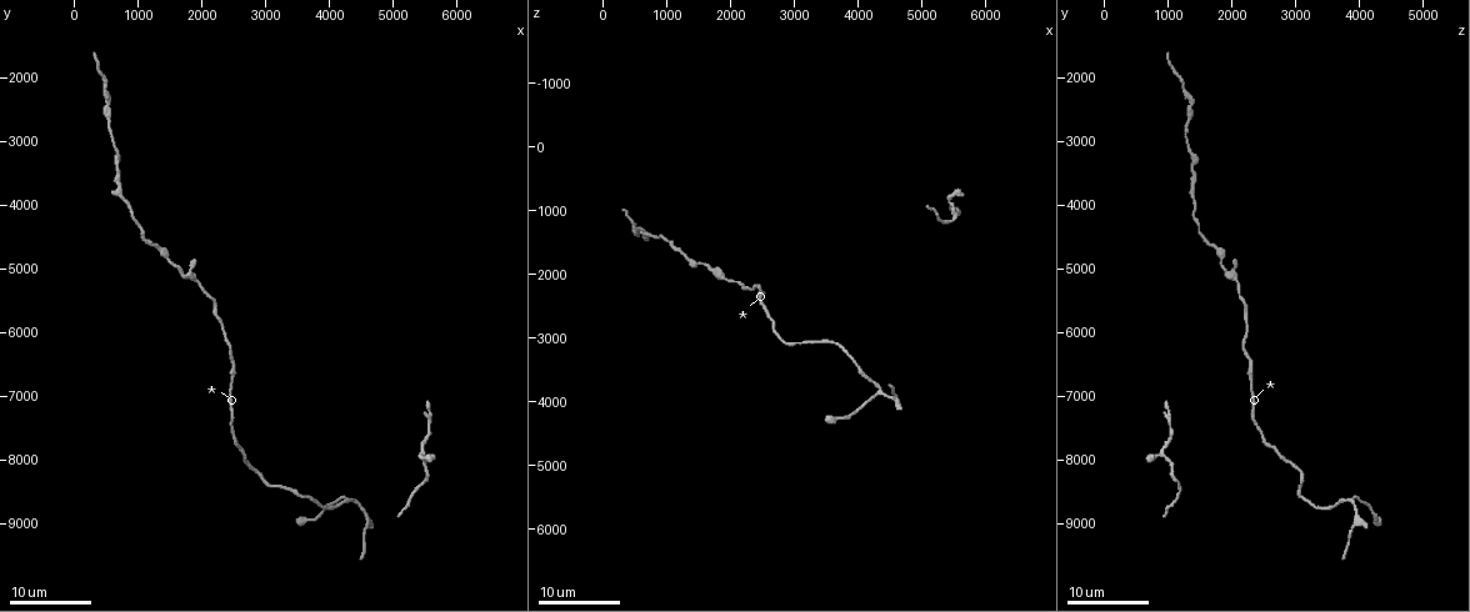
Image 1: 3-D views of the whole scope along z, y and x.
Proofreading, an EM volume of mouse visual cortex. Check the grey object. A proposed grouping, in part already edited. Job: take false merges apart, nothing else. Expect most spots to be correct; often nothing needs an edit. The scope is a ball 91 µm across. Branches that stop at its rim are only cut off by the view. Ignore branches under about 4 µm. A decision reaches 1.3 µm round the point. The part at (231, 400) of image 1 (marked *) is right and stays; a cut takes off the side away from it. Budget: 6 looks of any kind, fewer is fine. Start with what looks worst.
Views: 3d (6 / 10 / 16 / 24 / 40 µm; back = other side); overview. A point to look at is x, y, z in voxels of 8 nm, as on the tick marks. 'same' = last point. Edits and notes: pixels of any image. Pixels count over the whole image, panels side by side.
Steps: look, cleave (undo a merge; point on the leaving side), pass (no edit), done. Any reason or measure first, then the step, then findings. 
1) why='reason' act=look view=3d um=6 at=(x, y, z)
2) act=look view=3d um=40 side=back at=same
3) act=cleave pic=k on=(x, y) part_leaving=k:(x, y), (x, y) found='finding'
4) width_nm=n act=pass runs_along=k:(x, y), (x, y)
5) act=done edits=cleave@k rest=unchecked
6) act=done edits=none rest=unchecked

why='branch point' act=look view=3d um=24 at=(4350, 8650, 3900)

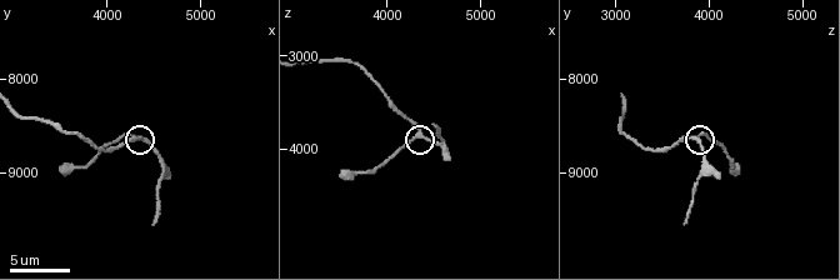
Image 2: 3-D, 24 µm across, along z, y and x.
act=look view=3d um=6 at=(4350, 8600, 3850)

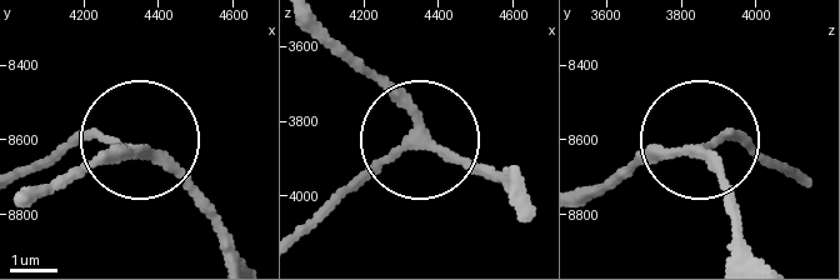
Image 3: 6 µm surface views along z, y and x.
arms=3 act=pass runs_along=3:(38, 196), (136, 149), (85, 136), (41, 160) found='one neuron here'

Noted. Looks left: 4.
why='sudden change in width' act=look view=3d um=16 at=(500, 2300, 1350)

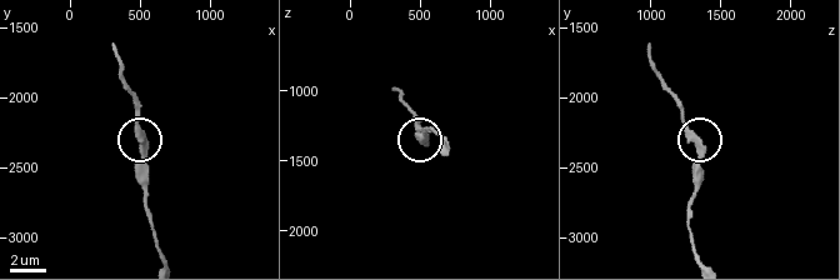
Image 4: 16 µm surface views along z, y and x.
act=look view=3d um=6 at=(540, 2340, 1340)

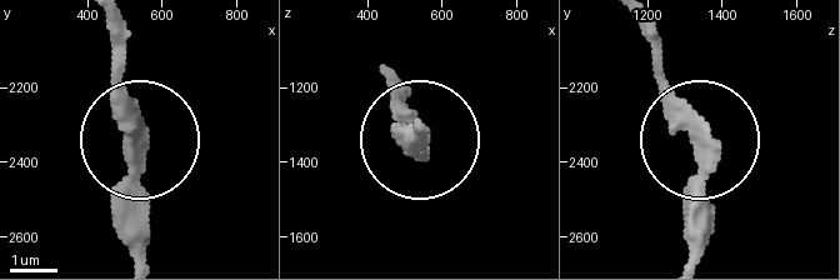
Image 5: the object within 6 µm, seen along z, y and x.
act=look view=3d um=6 side=back at=(520, 2330, 1350)

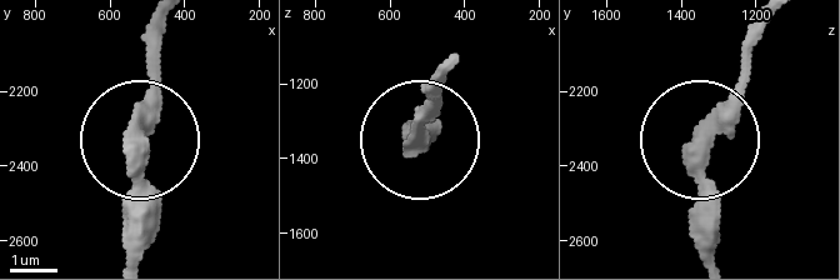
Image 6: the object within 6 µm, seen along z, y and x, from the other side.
act=pass runs_along=6:(714, 255), (698, 135), (754, 44) found='all the same neuron'

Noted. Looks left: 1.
act=done edits=none rest=unchecked

